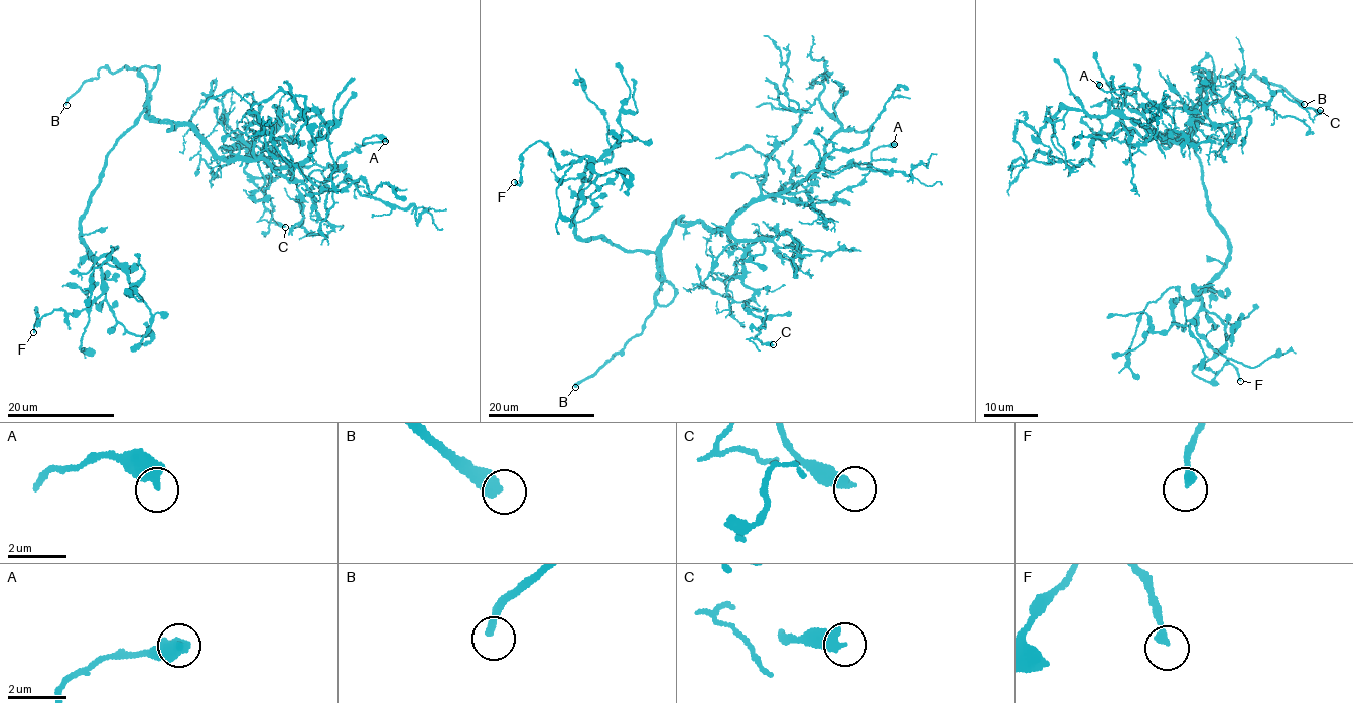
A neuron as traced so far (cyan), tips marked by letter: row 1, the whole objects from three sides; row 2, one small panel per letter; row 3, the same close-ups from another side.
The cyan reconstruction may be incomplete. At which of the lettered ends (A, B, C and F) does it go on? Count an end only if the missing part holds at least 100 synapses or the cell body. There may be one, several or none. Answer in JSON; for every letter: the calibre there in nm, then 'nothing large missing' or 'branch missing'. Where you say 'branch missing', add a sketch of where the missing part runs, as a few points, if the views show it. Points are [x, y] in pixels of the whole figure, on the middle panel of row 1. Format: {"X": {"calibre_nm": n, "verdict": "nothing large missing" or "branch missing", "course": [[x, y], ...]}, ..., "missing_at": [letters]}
{"A": {"calibre_nm": 480, "verdict": "nothing large missing"}, "B": {"calibre_nm": 300, "verdict": "branch missing"}, "C": {"calibre_nm": 420, "verdict": "nothing large missing"}, "F": {"calibre_nm": 240, "verdict": "nothing large missing"}, "missing_at": ["B"]}

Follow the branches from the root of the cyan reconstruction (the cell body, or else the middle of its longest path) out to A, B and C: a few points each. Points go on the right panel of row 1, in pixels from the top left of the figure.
A: (1165, 139), (1165, 130), (1185, 139), (1158, 135), (1166, 137), (1174, 122), (1139, 90), (1099, 85)
B: (1165, 139), (1188, 131), (1202, 105), (1201, 87), (1236, 72), (1281, 87), (1304, 104)
C: (1165, 139), (1165, 130), (1189, 138), (1192, 107), (1219, 102), (1232, 88), (1259, 104), (1282, 92), (1320, 110)

